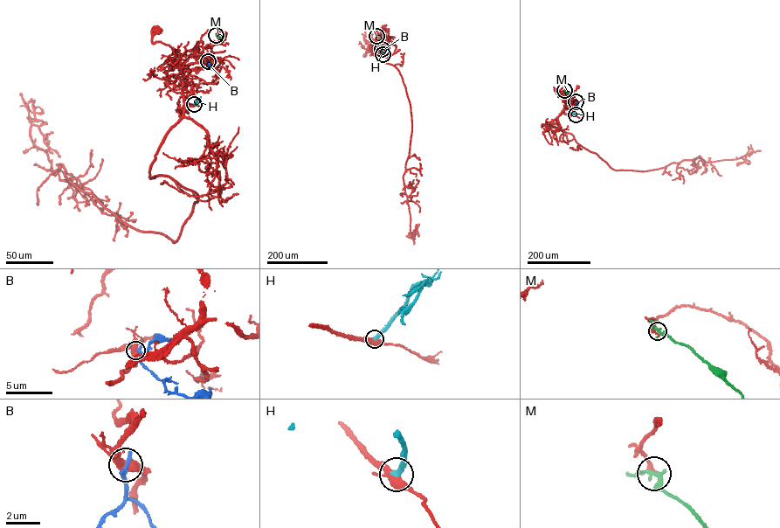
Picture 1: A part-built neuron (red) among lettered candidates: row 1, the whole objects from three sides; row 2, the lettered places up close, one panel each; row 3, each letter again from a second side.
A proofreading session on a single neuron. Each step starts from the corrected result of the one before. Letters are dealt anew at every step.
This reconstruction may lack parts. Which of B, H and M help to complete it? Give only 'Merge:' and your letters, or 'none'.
Merge: H

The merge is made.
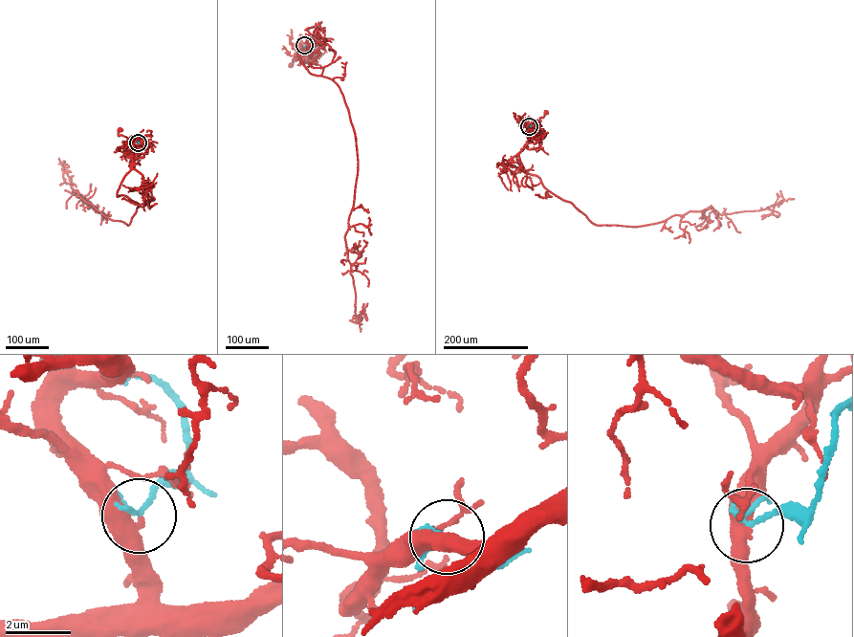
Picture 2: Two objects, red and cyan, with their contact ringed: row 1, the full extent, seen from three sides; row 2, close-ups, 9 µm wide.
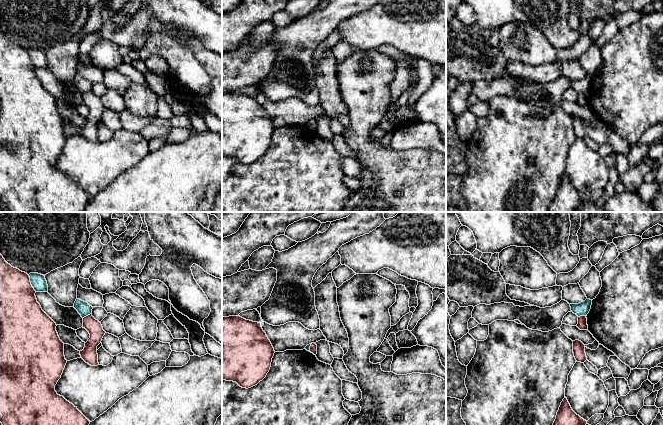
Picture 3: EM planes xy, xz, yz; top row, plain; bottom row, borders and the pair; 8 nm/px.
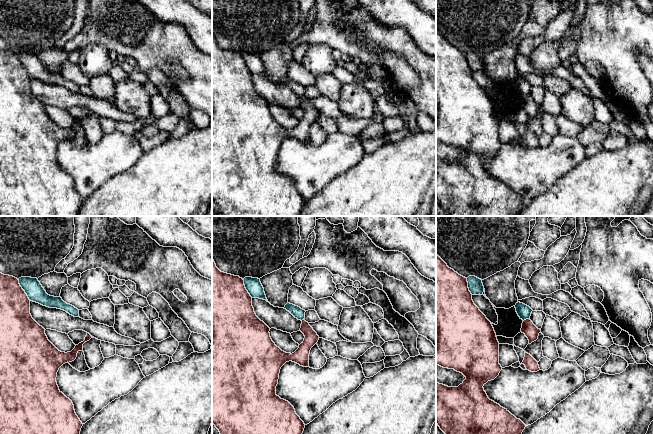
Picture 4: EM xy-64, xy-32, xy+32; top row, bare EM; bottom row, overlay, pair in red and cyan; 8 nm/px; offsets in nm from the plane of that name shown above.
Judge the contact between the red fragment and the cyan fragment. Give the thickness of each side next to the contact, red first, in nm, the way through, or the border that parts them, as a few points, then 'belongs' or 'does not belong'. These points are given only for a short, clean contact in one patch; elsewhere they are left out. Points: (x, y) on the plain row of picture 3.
320/120 nm | does not belong

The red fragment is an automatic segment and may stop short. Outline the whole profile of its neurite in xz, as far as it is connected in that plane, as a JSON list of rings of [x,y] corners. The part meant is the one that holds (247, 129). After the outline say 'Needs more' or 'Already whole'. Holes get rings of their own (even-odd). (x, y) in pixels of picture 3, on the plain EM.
[[[240,92],[222,93],[222,156],[251,164],[262,157],[270,146],[274,124],[261,99]]]. Already whole

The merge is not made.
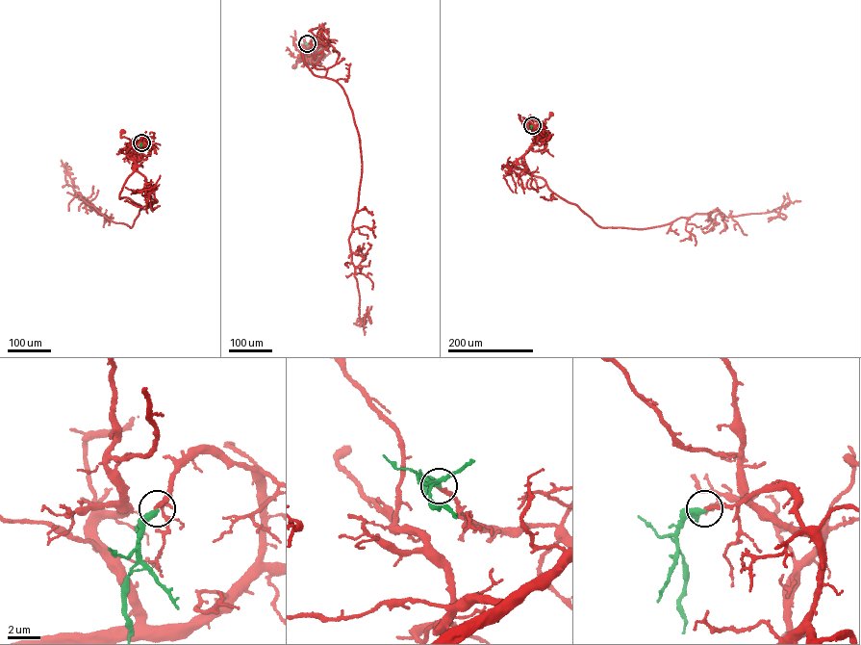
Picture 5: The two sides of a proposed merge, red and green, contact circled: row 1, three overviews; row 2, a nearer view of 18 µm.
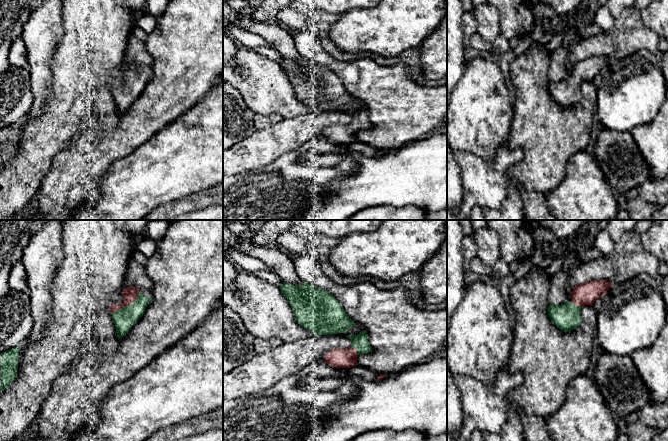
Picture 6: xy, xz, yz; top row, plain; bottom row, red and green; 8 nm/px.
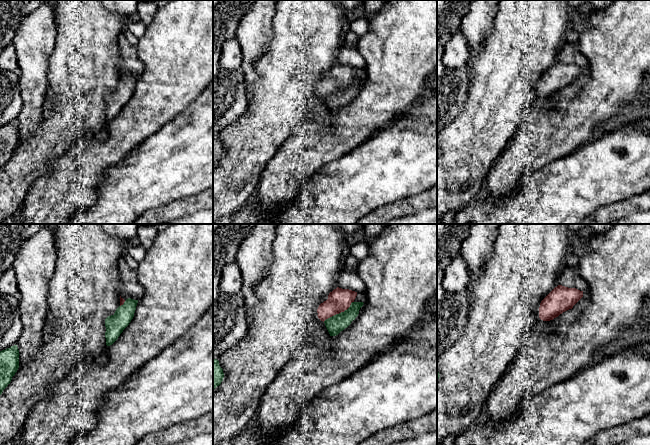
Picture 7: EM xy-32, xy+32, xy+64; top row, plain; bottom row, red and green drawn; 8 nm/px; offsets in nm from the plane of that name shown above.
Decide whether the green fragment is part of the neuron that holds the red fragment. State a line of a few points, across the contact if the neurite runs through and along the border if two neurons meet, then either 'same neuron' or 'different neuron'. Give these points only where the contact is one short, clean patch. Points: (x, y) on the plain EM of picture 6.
line xy (130, 70), (129, 80), (129, 88), (126, 93); same neuron

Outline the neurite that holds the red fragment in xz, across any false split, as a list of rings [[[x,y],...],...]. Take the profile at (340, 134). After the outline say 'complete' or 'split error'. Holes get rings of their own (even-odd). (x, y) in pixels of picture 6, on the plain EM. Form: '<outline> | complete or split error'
[[[361,107],[357,111],[347,112],[352,120],[348,124],[337,124],[330,126],[324,134],[324,137],[336,144],[351,144],[357,141],[357,133],[361,130],[368,130],[372,123],[368,117],[368,110]]] | split error

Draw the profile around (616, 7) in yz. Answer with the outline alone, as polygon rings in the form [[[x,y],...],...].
[[[607,0],[605,6],[616,20],[626,8],[634,5],[635,1],[636,0]]]

